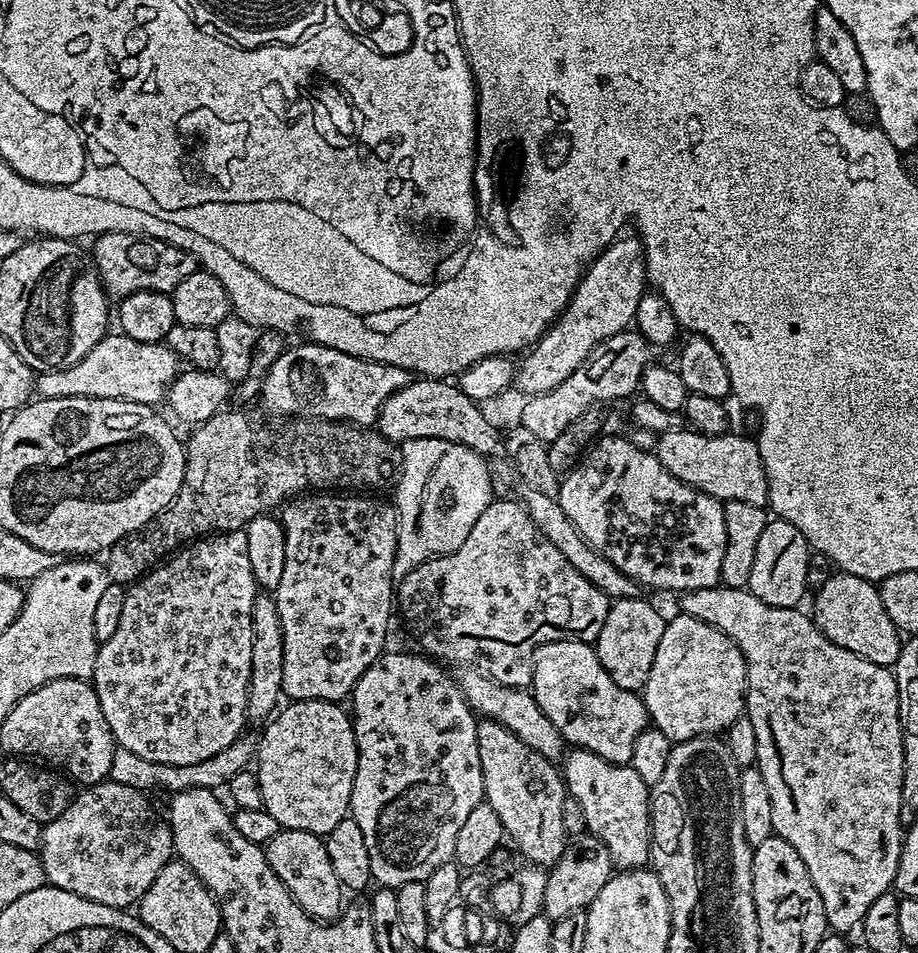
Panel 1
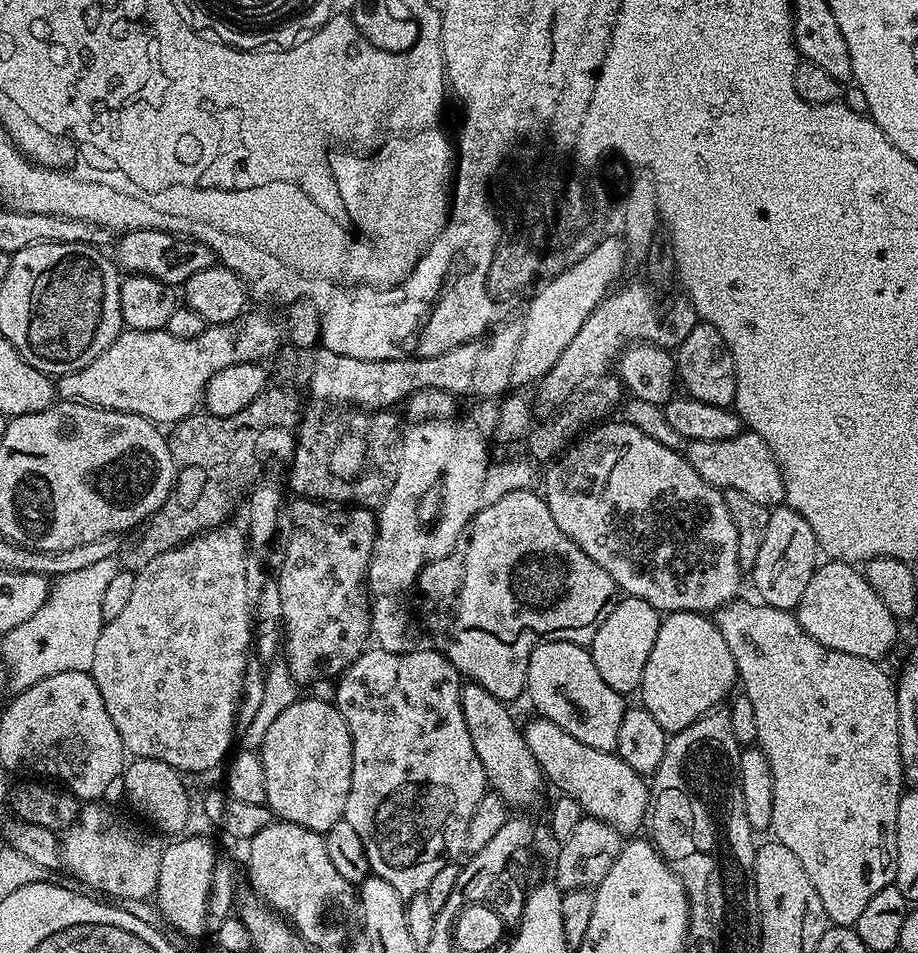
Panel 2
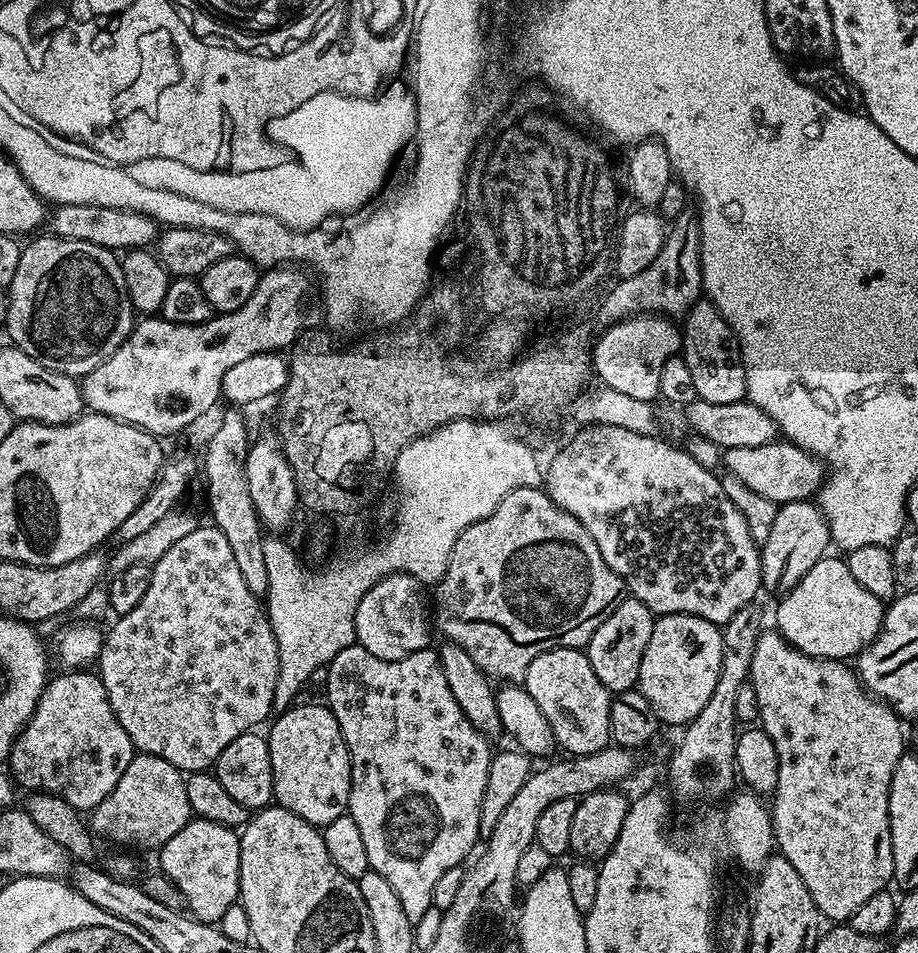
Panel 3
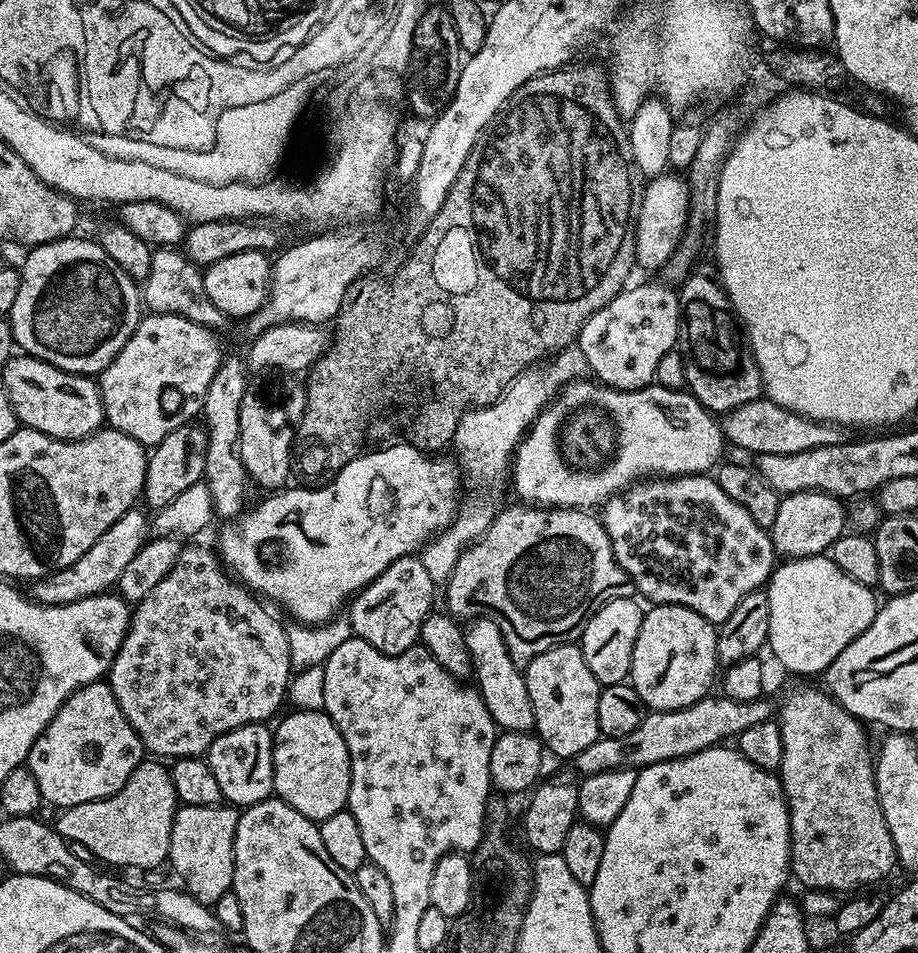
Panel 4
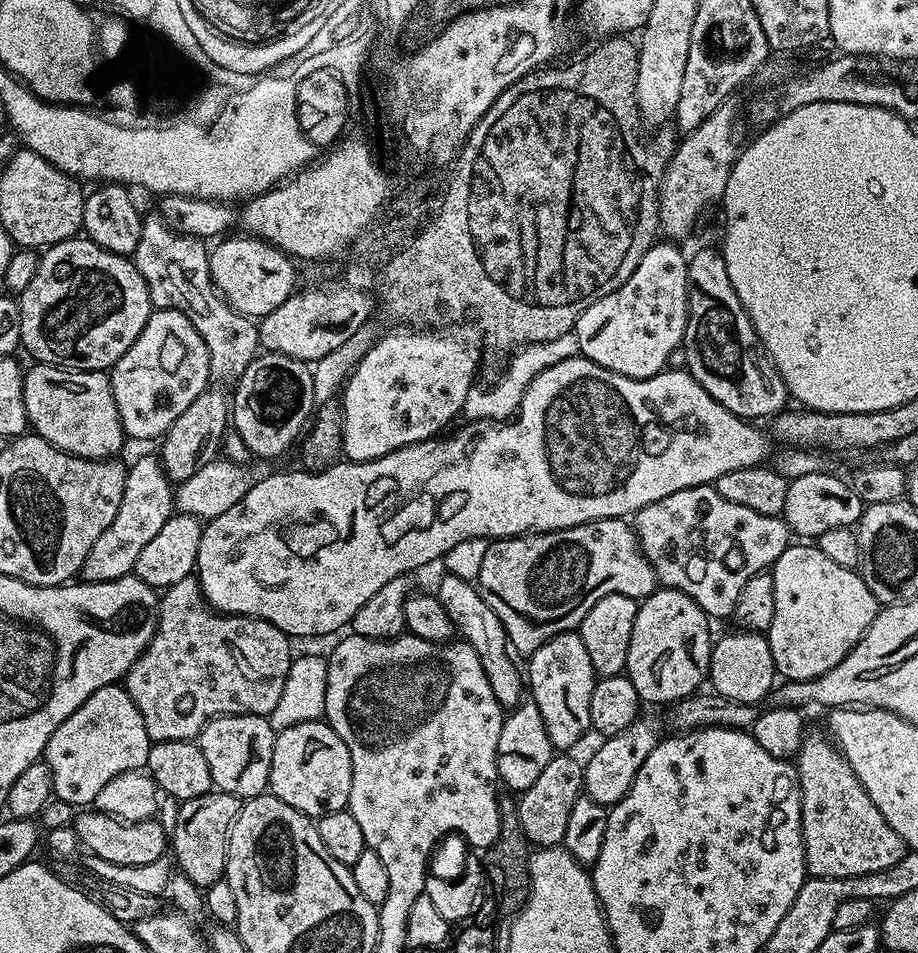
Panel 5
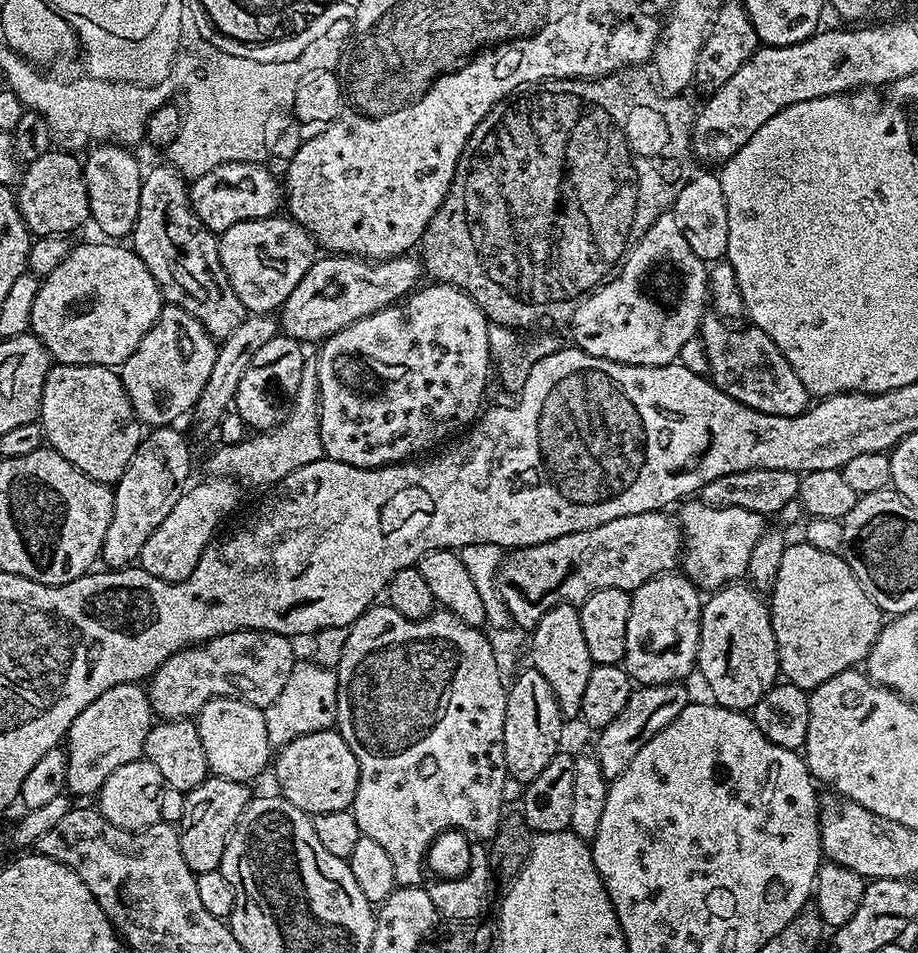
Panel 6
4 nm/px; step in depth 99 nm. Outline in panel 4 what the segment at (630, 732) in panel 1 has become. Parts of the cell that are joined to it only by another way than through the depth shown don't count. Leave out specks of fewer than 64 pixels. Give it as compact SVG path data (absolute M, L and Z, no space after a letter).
M579 643L559 644L538 654L523 669L530 706L534 706L534 732L549 753L571 761L586 746L599 740L598 698L602 685L590 674Z

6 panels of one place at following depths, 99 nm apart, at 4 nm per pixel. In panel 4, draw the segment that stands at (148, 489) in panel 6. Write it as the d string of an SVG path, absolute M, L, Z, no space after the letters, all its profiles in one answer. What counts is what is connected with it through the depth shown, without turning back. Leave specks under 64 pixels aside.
M134 507L122 514L122 518L118 518L118 522L114 522L114 526L110 526L110 530L106 530L106 534L102 534L102 538L98 538L98 542L94 542L94 546L90 546L90 550L86 550L82 558L78 558L78 562L53 572L43 580L35 581L31 585L31 599L37 604L69 604L115 589L122 578L122 570L126 570L128 563L134 559L134 554L138 554L138 550L150 536L149 517L144 517L140 511L139 507Z

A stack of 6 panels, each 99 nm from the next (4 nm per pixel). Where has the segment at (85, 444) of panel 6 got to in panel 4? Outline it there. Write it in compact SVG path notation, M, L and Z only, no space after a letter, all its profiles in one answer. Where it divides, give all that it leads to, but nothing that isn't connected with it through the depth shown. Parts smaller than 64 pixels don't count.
M27 354L13 355L2 366L2 372L6 394L10 394L10 406L14 406L16 419L23 427L59 440L81 440L105 423L100 385L91 376L55 368Z

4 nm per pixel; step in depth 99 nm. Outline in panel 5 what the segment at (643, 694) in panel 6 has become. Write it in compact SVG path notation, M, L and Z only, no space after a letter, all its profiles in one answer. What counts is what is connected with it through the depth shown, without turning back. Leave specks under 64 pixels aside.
M644 714L630 726L626 726L626 730L622 730L622 734L614 734L601 739L600 745L593 750L592 757L583 761L586 795L594 798L594 802L605 806L611 806L620 801L630 790L630 786L634 782L634 774L638 774L638 770L642 770L642 762L646 762L646 758L650 758L650 750L654 750L654 746L660 743L661 733L656 733L659 728L660 724L654 717Z

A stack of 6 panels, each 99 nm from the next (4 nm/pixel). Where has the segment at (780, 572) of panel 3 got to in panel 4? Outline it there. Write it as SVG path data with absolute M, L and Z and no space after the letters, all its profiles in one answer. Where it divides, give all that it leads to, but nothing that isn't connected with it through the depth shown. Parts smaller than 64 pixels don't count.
M798 491L784 496L779 504L778 515L770 529L772 545L777 555L784 558L817 556L831 549L832 543L846 530L845 504L839 497L828 492Z

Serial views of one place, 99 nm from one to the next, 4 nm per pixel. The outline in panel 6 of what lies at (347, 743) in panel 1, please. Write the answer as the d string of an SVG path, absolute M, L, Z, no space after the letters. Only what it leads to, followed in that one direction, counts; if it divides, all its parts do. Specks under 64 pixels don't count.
M335 730L302 734L274 756L279 795L298 810L309 814L326 814L330 810L349 810L358 790L358 758Z

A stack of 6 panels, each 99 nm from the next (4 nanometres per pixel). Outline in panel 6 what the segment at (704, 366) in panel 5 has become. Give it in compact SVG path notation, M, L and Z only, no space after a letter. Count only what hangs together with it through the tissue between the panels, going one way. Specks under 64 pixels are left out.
M716 314L705 315L700 322L700 330L698 333L698 344L704 347L704 356L708 359L707 375L710 377L713 384L717 388L721 388L726 394L730 394L730 398L734 398L738 402L742 402L746 406L750 406L754 410L758 410L762 414L774 414L775 416L797 416L803 412L807 412L810 407L810 397L806 386L802 386L802 378L798 378L798 374L794 374L794 366L790 366L790 362L786 362L786 358L778 350L778 346L774 346L772 339L765 334L760 328L755 326L747 326L748 328L736 328L740 326L733 326L727 319L723 319Z

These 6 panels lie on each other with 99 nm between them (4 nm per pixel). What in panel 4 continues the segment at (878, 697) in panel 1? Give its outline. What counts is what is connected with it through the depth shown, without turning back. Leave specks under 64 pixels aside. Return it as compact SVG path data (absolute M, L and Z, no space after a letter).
M823 687L817 688L792 688L784 696L784 701L778 704L778 723L782 734L782 762L778 769L778 775L788 803L788 813L790 814L790 838L792 839L792 863L790 872L805 885L805 889L820 888L824 892L834 892L837 894L852 894L857 890L864 890L867 884L876 884L888 871L897 867L896 847L890 838L890 830L886 826L886 818L882 814L880 805L880 795L876 789L876 766L874 763L873 749L868 749L868 736L865 725L856 717L851 716L846 709L839 704L835 698L828 695Z

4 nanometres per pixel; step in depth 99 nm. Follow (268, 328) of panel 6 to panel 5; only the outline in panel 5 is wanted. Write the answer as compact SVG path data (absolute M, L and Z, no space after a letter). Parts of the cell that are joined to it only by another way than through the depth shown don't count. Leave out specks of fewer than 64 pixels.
M215 386L205 388L202 394L198 394L198 398L194 398L194 402L190 402L190 406L186 406L186 410L182 410L182 414L178 414L178 418L159 441L161 444L158 459L164 465L164 472L168 479L179 482L190 478L194 470L206 466L206 462L217 459L219 452L216 451L224 440L224 431L229 431L229 428L229 393L227 391L224 393L222 389Z

